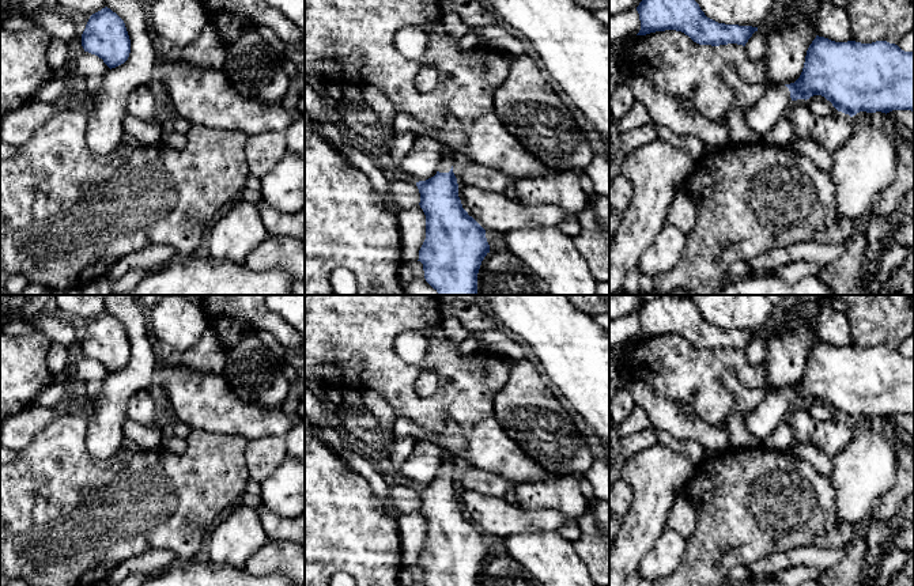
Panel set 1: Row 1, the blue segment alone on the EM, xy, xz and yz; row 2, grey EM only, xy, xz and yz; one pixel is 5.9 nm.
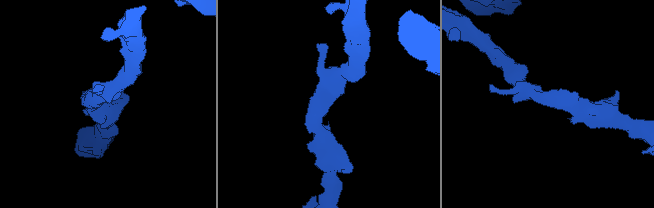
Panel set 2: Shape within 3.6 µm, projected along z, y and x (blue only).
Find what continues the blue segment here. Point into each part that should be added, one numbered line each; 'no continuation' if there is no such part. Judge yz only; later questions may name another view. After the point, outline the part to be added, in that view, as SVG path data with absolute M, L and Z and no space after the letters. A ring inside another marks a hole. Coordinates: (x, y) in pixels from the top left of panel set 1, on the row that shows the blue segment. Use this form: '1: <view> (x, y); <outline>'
1: yz (775, 102); M785 84L767 86L764 95L745 113L745 121L764 136L782 116L788 116L790 105L790 91Z

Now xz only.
1: xz (448, 154); M445 145L445 150L442 152L442 160L439 163L438 171L439 173L449 173L453 166L453 158L456 155L456 151L453 151L450 147Z

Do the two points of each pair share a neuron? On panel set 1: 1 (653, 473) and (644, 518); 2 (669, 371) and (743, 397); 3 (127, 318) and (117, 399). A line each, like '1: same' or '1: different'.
1: same
2: different
3: same

